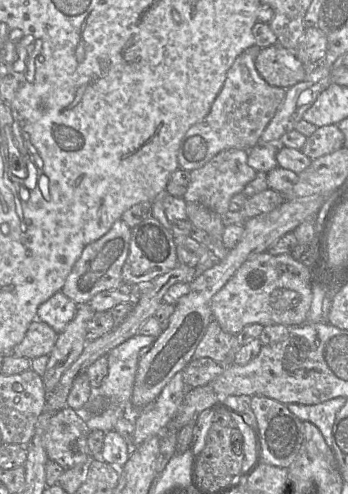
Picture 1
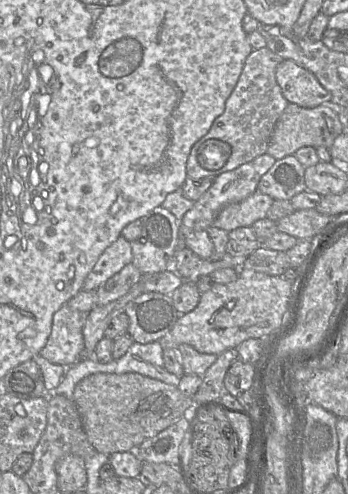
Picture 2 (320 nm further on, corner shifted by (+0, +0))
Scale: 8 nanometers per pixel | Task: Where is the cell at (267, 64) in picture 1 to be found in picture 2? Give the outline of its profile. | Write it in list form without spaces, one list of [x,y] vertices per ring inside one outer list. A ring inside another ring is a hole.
[[[283,59],[275,70],[276,81],[284,98],[305,108],[313,108],[332,100],[316,76],[291,59]]]

